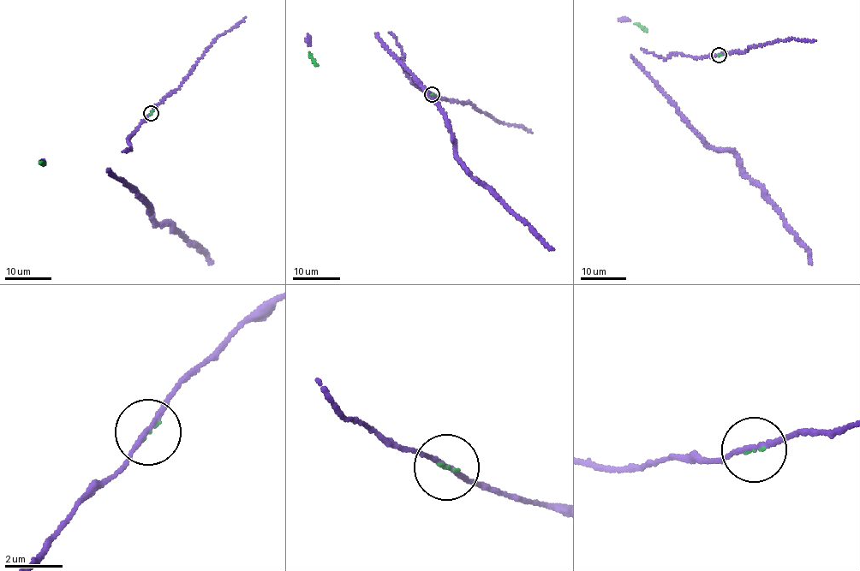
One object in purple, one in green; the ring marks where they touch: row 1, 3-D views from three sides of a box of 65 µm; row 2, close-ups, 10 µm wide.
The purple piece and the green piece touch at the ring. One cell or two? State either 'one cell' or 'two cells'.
one cell

